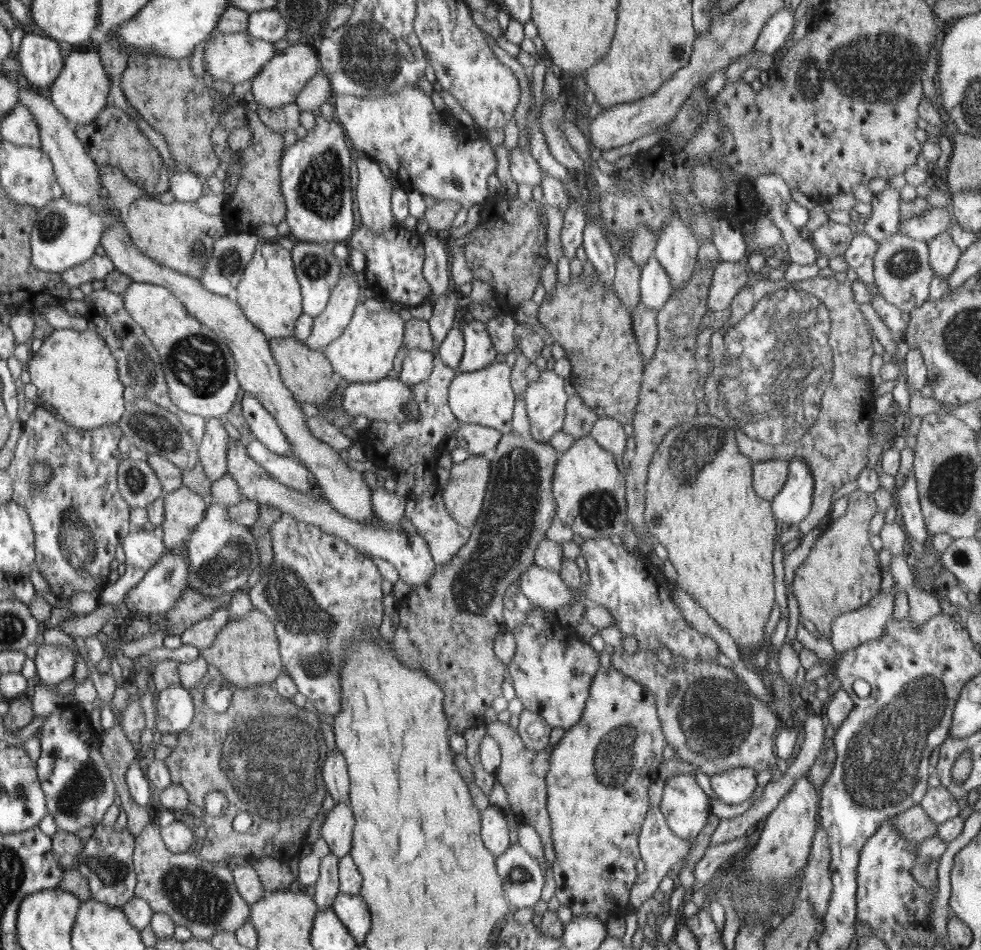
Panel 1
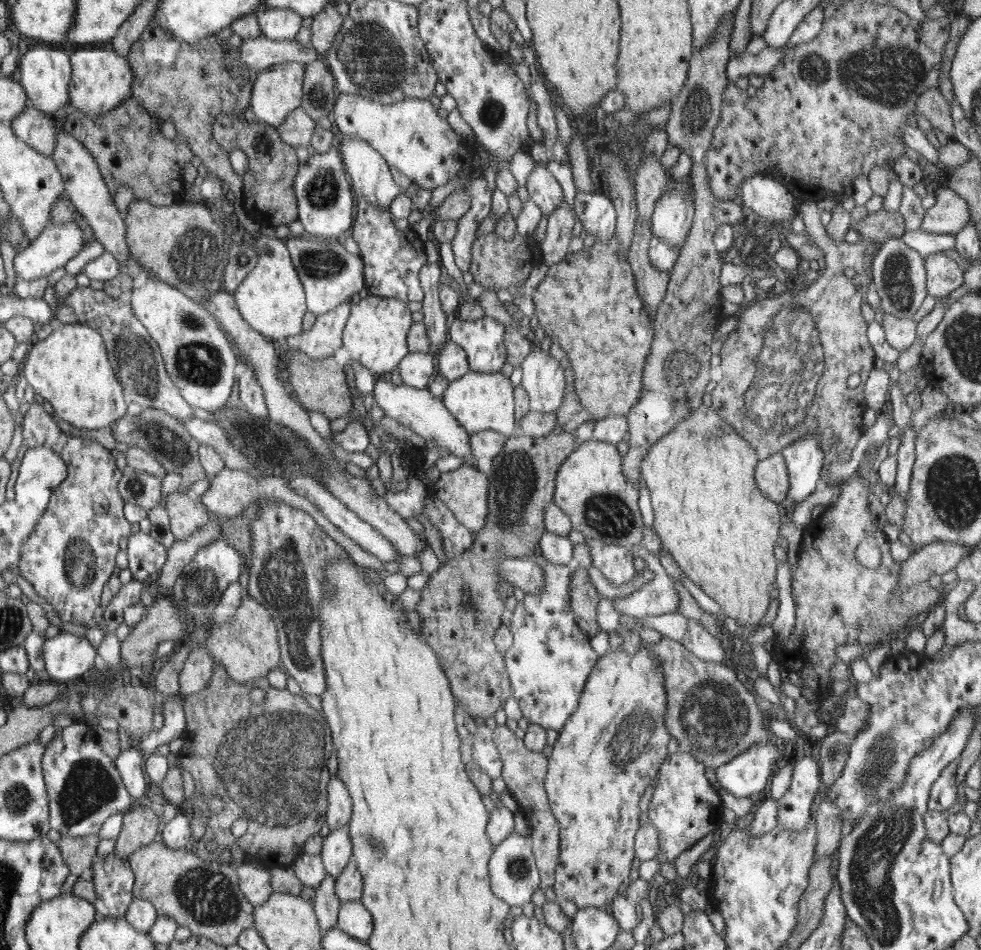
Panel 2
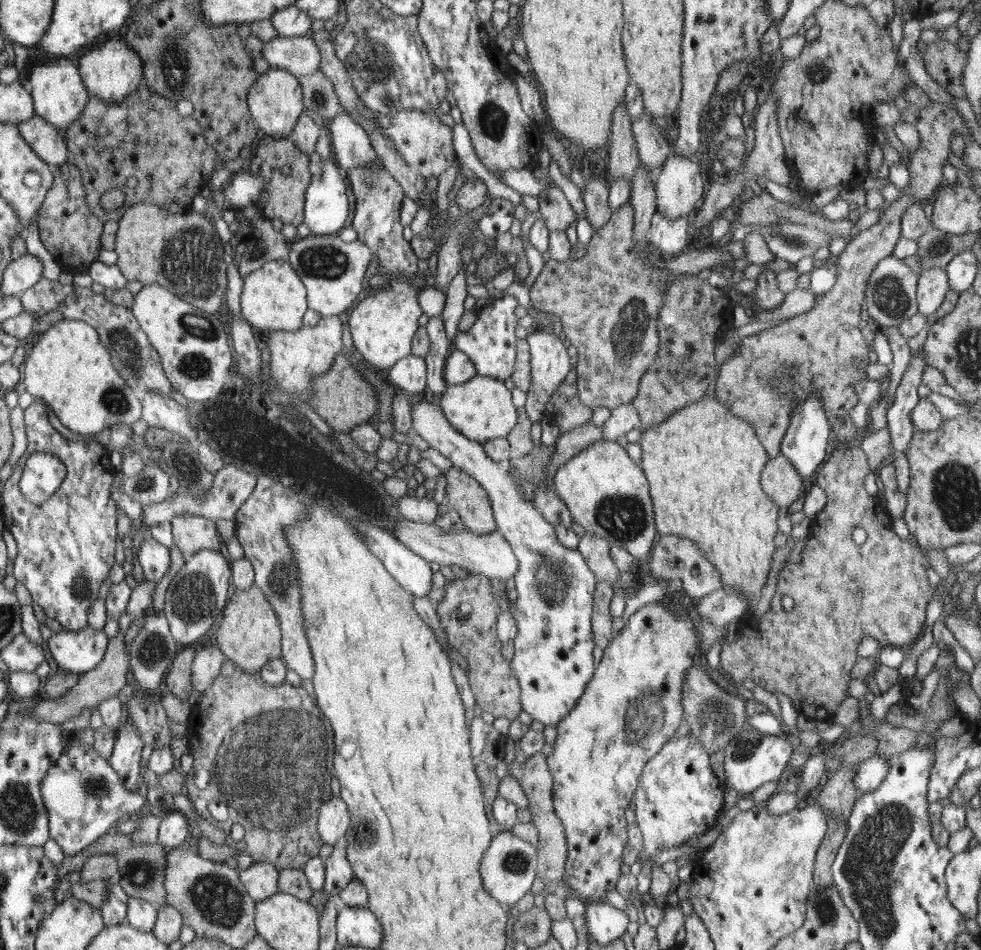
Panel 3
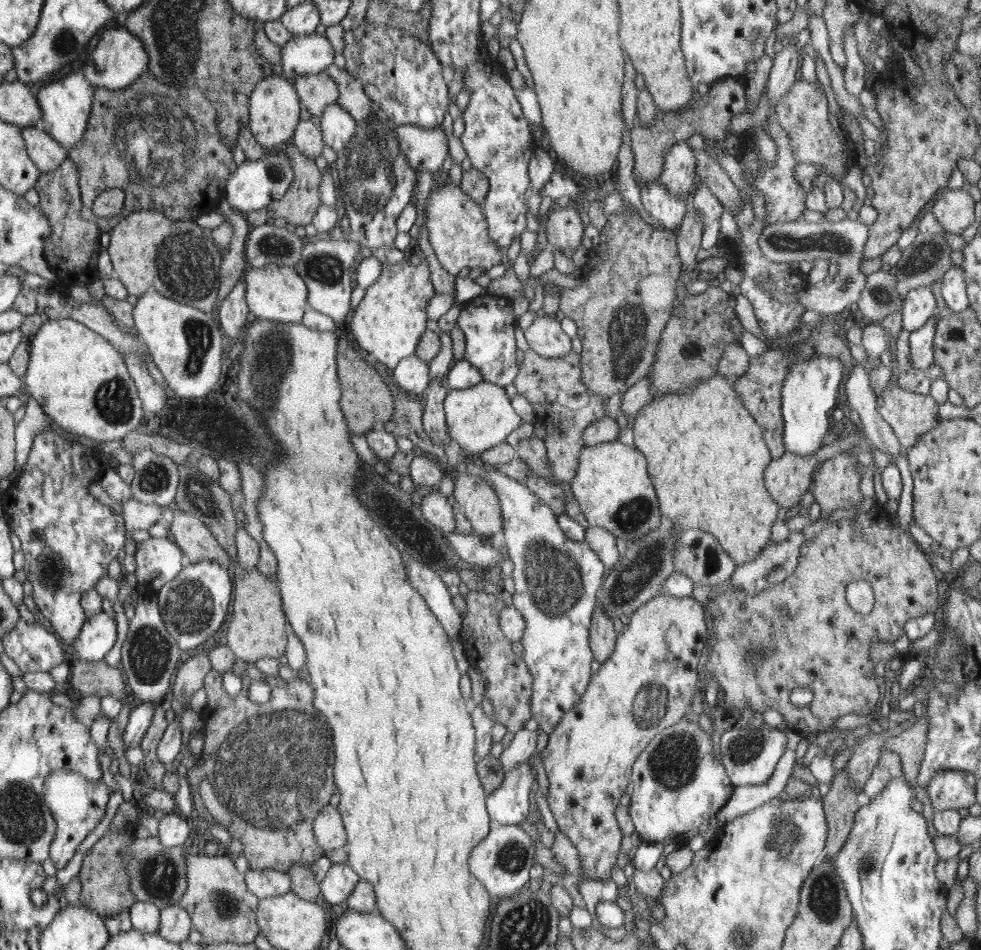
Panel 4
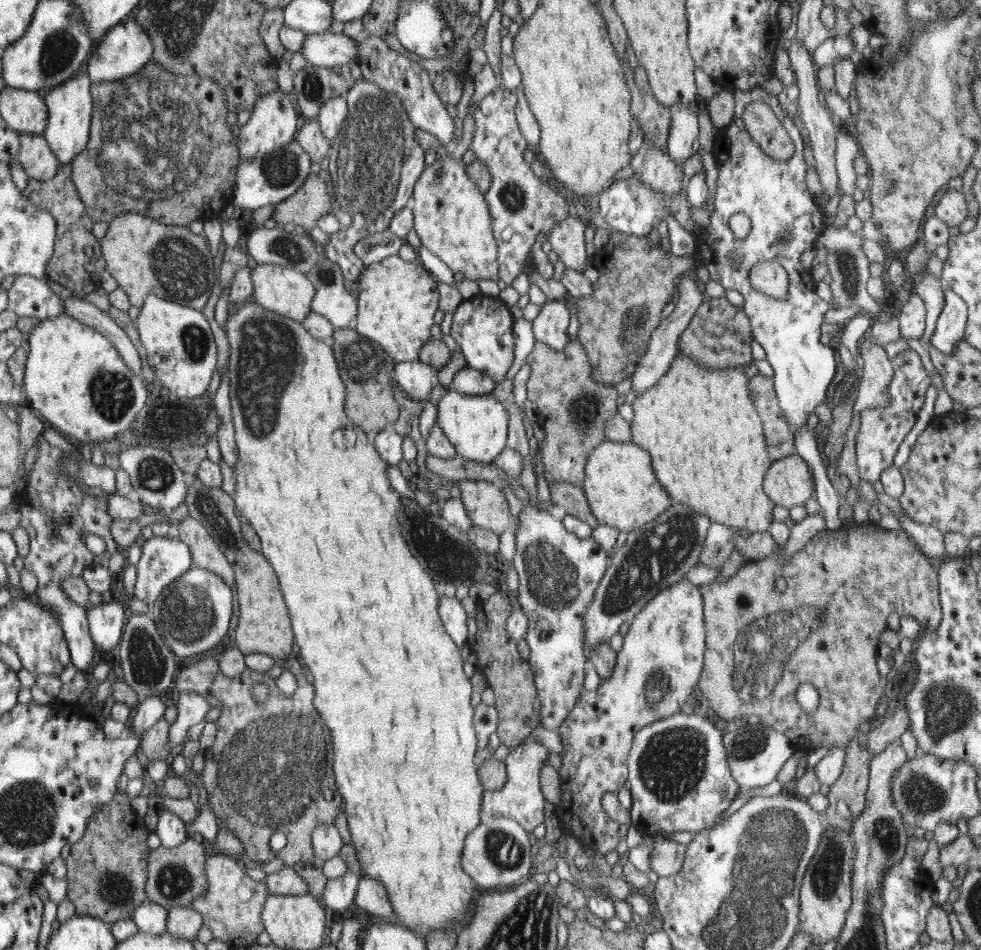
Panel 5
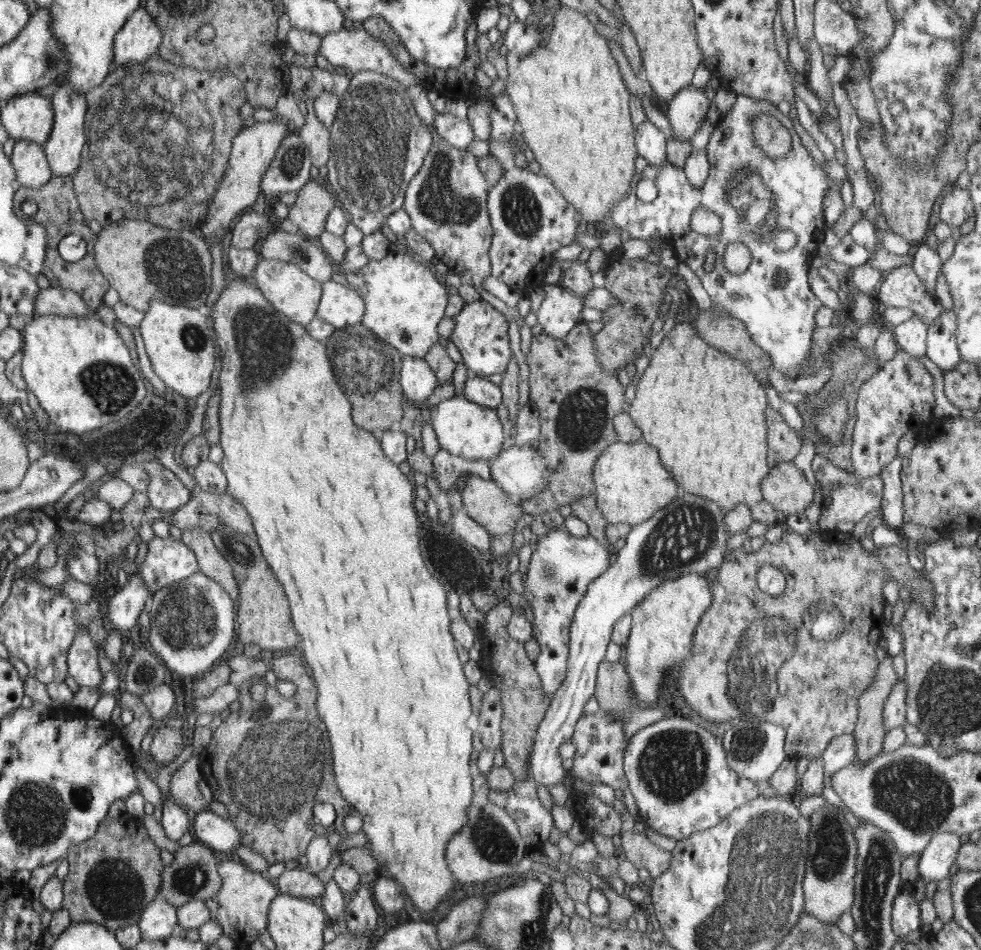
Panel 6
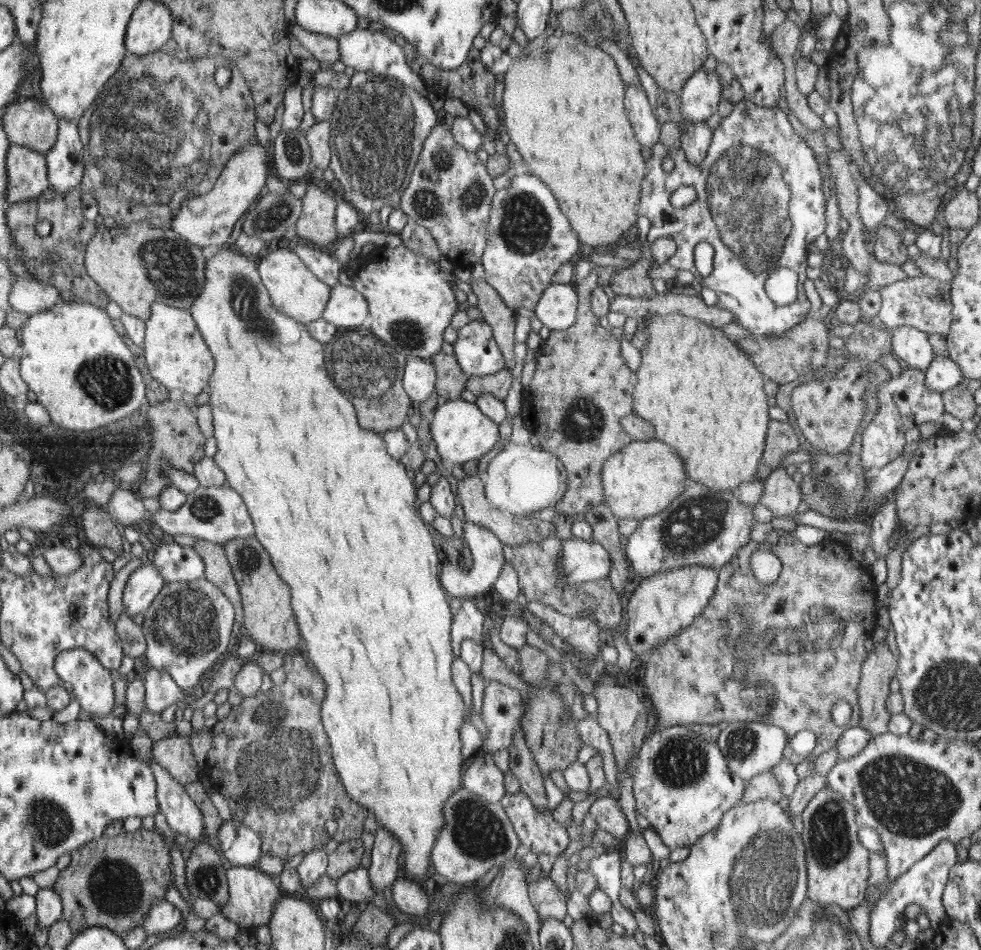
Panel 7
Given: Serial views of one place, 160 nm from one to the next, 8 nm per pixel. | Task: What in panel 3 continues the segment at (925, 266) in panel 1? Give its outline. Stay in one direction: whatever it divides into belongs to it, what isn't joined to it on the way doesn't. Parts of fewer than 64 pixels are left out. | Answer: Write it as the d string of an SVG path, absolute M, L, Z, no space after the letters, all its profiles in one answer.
M888 256L876 264L864 293L864 315L869 318L873 327L885 329L889 326L899 326L919 312L916 300L916 286L919 274L908 268L903 260L896 256Z

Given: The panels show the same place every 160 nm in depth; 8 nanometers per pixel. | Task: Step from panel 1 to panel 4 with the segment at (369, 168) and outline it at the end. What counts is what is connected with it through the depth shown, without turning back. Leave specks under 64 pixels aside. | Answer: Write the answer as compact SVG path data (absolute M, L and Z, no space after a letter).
M340 105L329 106L318 119L323 130L324 142L336 152L342 154L349 150L350 142L355 137L357 123L351 114L342 109Z

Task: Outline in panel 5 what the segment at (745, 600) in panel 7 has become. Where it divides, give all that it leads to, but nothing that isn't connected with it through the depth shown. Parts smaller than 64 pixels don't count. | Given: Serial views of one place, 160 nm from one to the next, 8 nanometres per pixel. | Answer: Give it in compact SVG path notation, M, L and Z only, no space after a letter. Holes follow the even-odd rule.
M866 521L865 523L862 523L860 525L858 524L852 524L852 525L844 525L841 526L837 530L830 531L828 529L821 530L820 532L816 533L807 543L806 546L803 546L798 552L795 552L793 556L791 557L792 564L780 564L779 562L779 554L781 553L782 544L778 544L777 548L775 549L775 552L771 554L771 556L768 556L766 558L757 559L757 560L750 560L748 562L744 562L742 567L738 570L738 572L730 577L728 581L722 581L722 583L719 580L711 581L705 585L702 585L699 587L699 589L703 593L703 602L704 602L704 608L706 610L706 617L707 617L707 656L706 660L703 661L703 676L699 678L699 685L697 686L698 691L700 690L702 692L702 696L706 696L706 700L710 702L709 706L714 710L714 712L720 716L720 718L725 719L728 722L734 722L736 719L742 719L745 720L747 716L750 715L759 715L760 720L762 720L763 723L766 723L768 727L772 727L776 731L779 731L780 734L784 734L789 741L791 742L791 746L795 750L806 750L811 751L815 750L816 748L828 748L831 749L832 747L843 747L847 748L849 743L856 737L862 734L862 724L868 720L868 718L872 718L874 714L876 714L876 706L879 704L879 700L882 696L882 692L884 692L884 686L886 686L886 682L882 682L882 677L880 676L880 672L878 672L878 668L875 667L876 662L876 656L878 656L877 648L879 645L879 638L880 634L884 633L888 629L888 616L892 614L892 612L896 612L900 618L902 616L912 616L914 617L918 622L921 622L923 624L923 628L927 630L933 630L941 621L942 618L942 611L941 611L941 602L939 599L939 578L938 573L936 570L936 564L934 561L932 561L929 557L927 557L921 549L913 542L913 540L908 536L908 533L901 529L893 529L893 530L887 530L884 533L878 533L878 530L874 532L874 526L872 526L872 523L870 521ZM778 577L782 577L786 579L786 590L784 592L780 592L780 590L775 589L775 580ZM802 683L812 683L816 687L816 692L818 692L818 698L820 698L820 701L818 701L818 709L814 711L814 713L804 713L804 710L801 709L800 704L798 704L798 701L796 701L796 692L797 692L797 686L798 684Z

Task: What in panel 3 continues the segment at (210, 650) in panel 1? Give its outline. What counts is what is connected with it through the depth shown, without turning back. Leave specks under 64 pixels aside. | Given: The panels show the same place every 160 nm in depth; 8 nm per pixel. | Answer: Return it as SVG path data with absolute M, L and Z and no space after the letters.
M253 584L249 589L236 591L230 599L230 608L215 631L217 645L225 653L226 660L231 660L236 666L242 666L247 672L260 672L271 660L283 658L283 625L275 613L270 599L263 590Z

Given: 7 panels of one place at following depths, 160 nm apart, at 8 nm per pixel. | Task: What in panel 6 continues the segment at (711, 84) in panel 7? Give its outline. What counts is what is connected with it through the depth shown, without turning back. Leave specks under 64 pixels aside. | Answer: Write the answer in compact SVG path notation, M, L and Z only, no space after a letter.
M693 83L682 90L679 90L668 101L667 116L671 132L674 137L680 140L690 141L692 136L696 134L696 130L703 125L706 120L706 112L708 112L708 98L698 86Z

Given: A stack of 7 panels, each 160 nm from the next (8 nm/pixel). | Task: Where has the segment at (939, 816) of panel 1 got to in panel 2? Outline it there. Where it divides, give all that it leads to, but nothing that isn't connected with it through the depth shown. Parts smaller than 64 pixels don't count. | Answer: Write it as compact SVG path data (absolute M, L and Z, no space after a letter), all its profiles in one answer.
M960 758L954 759L942 770L940 777L934 781L927 802L928 809L931 811L947 814L945 810L952 808L957 803L956 771L959 763Z

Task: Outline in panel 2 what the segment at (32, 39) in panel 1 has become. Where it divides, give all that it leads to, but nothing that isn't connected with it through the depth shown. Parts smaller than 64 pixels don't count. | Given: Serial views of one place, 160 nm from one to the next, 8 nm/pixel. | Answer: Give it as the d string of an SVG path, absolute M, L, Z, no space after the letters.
M36 41L30 44L26 52L20 54L18 58L18 70L16 78L27 91L28 103L36 107L39 111L61 117L67 111L70 104L70 61L62 50L50 48L49 43Z

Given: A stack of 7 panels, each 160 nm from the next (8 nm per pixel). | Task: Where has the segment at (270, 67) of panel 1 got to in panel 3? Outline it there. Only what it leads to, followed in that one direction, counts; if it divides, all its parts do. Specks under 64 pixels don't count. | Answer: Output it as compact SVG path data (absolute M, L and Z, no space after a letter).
M270 68L266 73L260 75L259 81L251 89L251 96L248 97L248 106L251 106L252 118L261 132L274 138L284 138L293 132L296 121L304 110L302 104L302 91L300 88L299 77L291 72Z

